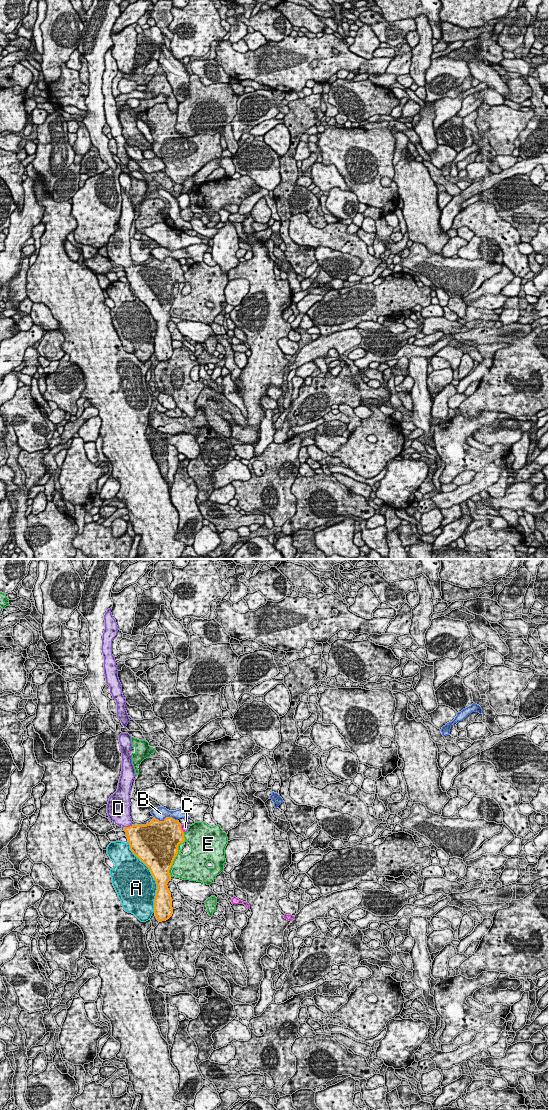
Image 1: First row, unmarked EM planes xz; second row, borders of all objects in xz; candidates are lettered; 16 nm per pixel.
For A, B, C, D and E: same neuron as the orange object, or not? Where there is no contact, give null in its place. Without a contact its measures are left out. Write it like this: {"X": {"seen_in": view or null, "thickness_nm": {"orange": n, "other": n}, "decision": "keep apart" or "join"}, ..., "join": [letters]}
{"A": {"seen_in": "xz", "thickness_nm": {"orange": 380, "other": 480}, "decision": "keep apart"}, "B": {"seen_in": "xz", "thickness_nm": {"orange": 420, "other": 220}, "decision": "keep apart"}, "C": {"seen_in": "xz", "thickness_nm": {"orange": 480, "other": 100}, "decision": "keep apart"}, "D": {"seen_in": "xz", "thickness_nm": {"orange": 420, "other": 320}, "decision": "join"}, "E": {"seen_in": "xz", "thickness_nm": {"orange": 480, "other": 320}, "decision": "keep apart"}, "join": ["D"]}

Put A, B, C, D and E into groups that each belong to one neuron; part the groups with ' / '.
A / B / C / D / E

